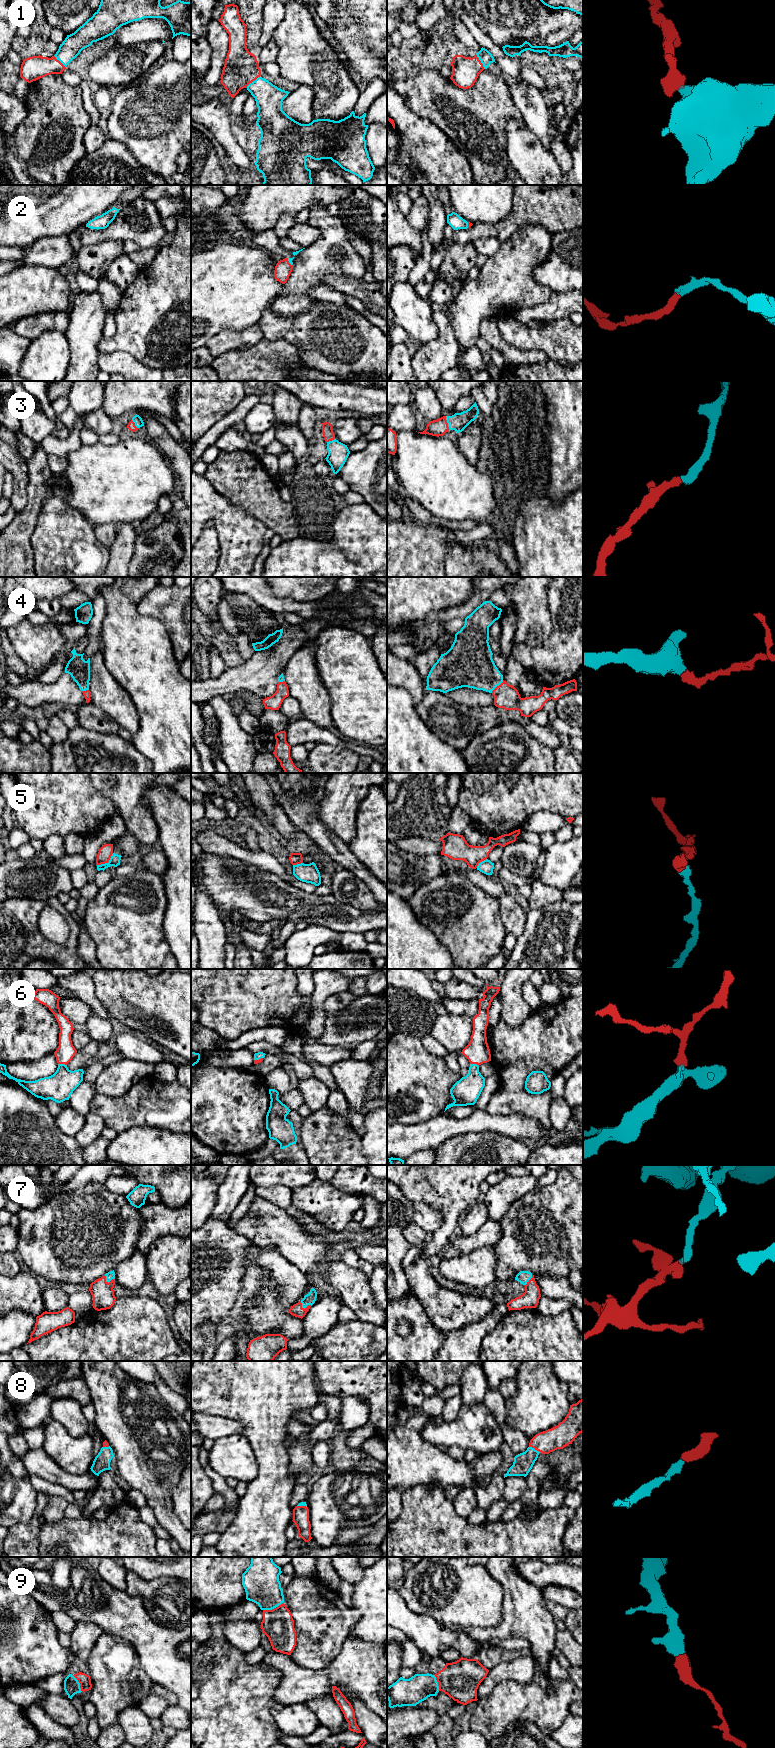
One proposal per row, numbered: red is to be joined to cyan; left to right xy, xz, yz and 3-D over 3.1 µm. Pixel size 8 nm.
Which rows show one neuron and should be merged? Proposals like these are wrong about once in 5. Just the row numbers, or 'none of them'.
1, 2, 3, 4, 6, 7, 8, 9

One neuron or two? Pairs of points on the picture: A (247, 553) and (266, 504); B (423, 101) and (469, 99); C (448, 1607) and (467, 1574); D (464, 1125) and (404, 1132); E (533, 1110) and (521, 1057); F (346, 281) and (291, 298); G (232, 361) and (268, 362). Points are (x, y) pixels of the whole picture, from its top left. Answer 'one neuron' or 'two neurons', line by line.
A: two neurons
B: one neuron
C: one neuron
D: one neuron
E: one neuron
F: two neurons
G: one neuron

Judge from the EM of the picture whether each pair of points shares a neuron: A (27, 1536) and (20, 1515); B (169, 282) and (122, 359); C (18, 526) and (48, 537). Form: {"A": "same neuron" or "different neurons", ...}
{"A": "different neurons", "B": "different neurons", "C": "different neurons"}

